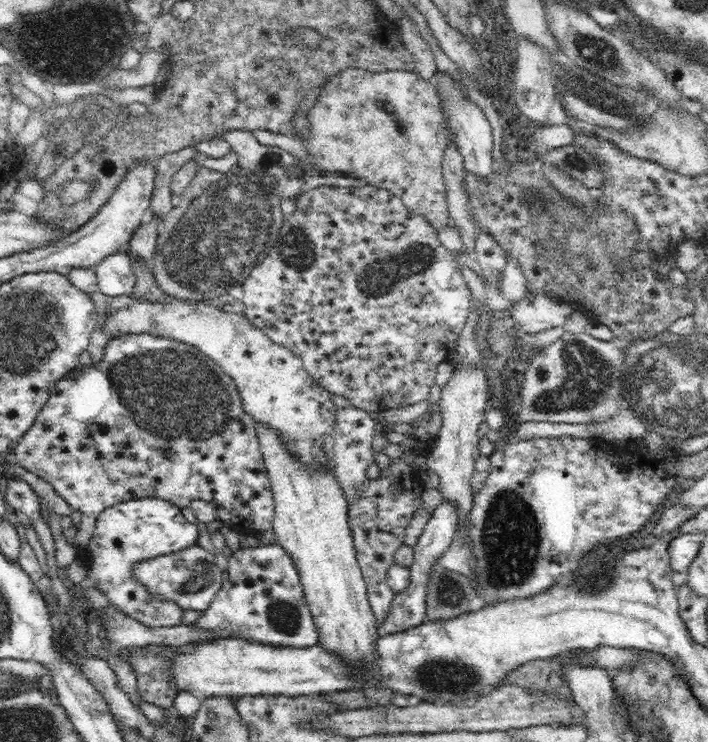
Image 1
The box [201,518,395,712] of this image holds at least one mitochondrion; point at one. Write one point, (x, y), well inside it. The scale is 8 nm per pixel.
(285, 618)

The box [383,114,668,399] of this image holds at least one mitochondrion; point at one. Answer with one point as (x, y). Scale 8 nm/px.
(546, 210)

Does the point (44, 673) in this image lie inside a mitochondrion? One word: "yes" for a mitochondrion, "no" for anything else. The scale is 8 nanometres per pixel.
no

